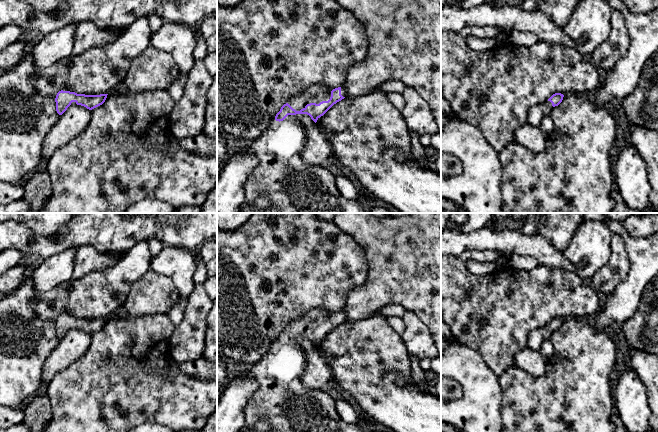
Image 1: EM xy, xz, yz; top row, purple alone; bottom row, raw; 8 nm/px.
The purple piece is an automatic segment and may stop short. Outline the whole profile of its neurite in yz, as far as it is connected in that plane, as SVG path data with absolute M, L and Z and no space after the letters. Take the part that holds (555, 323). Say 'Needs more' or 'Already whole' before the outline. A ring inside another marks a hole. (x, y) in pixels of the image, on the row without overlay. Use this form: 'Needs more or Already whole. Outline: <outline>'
Needs more. Outline: M561 317L553 318L547 325L535 329L528 338L527 347L533 351L539 351L544 341L550 340L552 332L558 330L564 319Z

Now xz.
Needs more. Outline: M316 308L292 321L281 331L268 352L248 372L239 374L254 379L259 386L244 408L242 431L266 419L277 432L367 432L359 423L345 422L336 411L336 401L327 392L315 392L301 383L307 359L296 339L307 338L316 347L334 328L344 322L345 308L332 315L328 315L323 308Z

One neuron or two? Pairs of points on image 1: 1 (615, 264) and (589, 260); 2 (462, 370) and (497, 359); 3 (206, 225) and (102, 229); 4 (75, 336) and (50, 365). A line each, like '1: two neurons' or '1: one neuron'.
1: two neurons
2: two neurons
3: one neuron
4: one neuron

